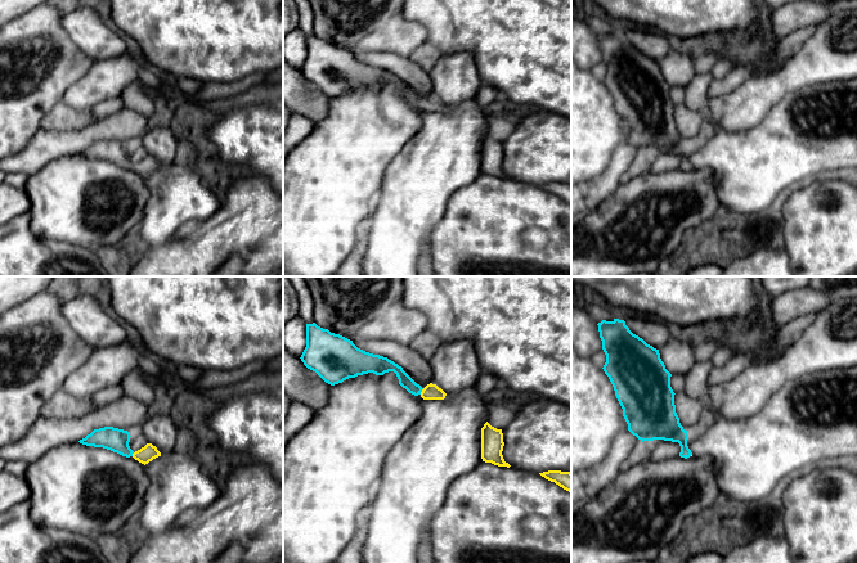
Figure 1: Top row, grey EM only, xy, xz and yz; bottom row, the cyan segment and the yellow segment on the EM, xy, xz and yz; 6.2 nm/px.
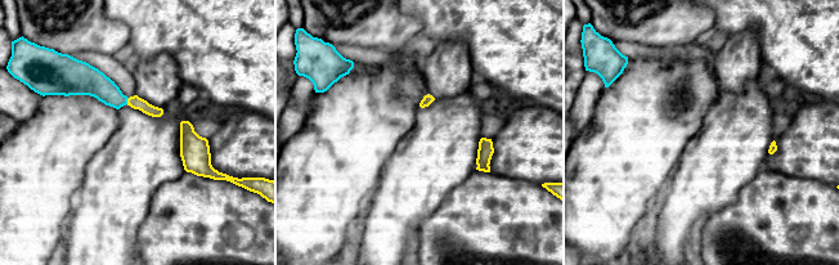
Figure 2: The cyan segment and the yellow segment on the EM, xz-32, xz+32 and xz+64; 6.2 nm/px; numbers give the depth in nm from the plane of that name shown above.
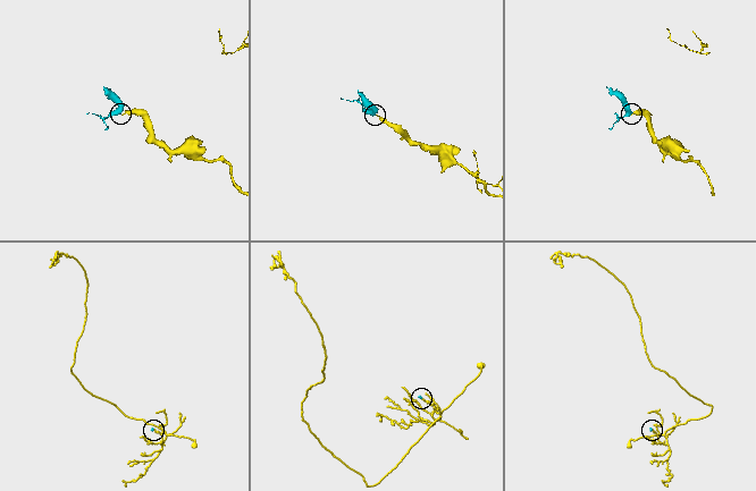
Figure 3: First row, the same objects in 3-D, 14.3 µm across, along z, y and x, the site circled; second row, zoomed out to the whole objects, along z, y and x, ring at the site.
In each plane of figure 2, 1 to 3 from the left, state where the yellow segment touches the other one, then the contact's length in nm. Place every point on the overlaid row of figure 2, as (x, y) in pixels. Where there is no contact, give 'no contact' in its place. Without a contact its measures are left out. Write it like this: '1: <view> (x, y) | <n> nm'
1: xz-32 (126, 100) | 40 nm
2: no contact
3: no contact

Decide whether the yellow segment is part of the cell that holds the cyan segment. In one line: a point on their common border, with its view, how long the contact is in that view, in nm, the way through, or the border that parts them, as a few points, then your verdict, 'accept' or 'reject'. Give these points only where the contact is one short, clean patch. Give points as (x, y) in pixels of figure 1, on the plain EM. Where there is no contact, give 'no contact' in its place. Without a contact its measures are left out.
xz (421, 103) | 50 nm | across xz (404, 91), (413, 100), (421, 103), (431, 103) | accept

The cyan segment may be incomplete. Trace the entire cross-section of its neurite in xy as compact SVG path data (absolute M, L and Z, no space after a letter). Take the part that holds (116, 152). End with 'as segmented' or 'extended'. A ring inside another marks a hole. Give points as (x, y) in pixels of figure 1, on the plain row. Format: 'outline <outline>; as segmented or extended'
outline M104 139L94 141L78 154L86 158L103 159L126 170L133 168L144 177L161 168L161 165L152 156L147 156L144 159L134 165L129 158L130 149L130 144L127 143Z; extended

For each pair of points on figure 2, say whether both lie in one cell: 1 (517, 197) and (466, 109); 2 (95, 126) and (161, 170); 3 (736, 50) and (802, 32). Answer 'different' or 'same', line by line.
1: different
2: different
3: different

